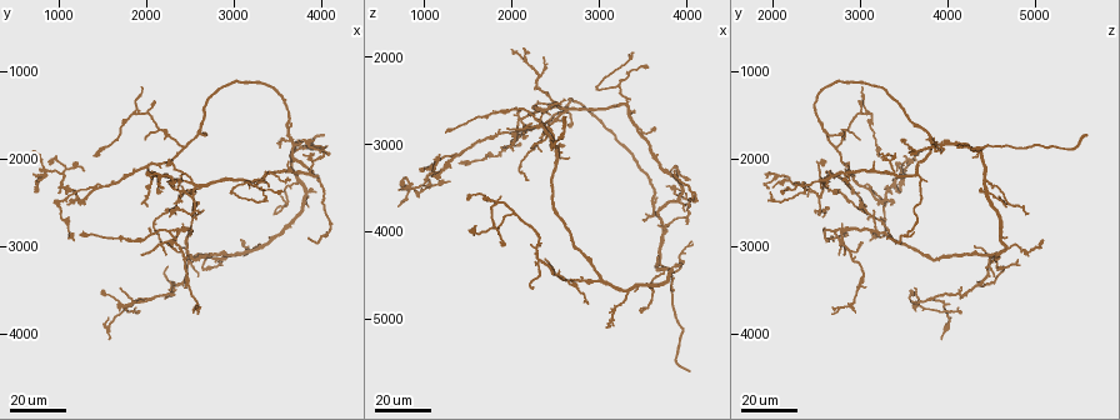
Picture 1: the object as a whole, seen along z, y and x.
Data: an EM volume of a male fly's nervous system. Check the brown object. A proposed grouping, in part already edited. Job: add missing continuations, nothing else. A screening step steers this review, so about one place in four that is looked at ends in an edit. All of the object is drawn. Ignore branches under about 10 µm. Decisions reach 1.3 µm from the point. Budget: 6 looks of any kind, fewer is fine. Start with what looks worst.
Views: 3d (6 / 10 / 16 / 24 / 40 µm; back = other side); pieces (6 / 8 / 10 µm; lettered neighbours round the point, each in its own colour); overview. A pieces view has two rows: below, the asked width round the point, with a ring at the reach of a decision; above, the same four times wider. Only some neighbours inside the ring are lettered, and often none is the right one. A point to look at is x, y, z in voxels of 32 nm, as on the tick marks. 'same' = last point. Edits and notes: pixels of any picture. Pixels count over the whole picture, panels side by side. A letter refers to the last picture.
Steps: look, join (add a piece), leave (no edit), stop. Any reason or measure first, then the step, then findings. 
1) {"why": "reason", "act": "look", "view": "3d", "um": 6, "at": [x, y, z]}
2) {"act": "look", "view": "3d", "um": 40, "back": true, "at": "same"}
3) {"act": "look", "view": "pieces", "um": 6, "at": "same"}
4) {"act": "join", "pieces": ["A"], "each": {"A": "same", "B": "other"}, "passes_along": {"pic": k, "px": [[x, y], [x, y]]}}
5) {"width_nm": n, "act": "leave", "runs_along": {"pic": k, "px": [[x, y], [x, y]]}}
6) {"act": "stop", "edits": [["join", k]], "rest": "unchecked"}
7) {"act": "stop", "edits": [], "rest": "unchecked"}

{"why": "free end", "act": "look", "view": "3d", "um": 24, "at": [3900, 2900, 3300]}

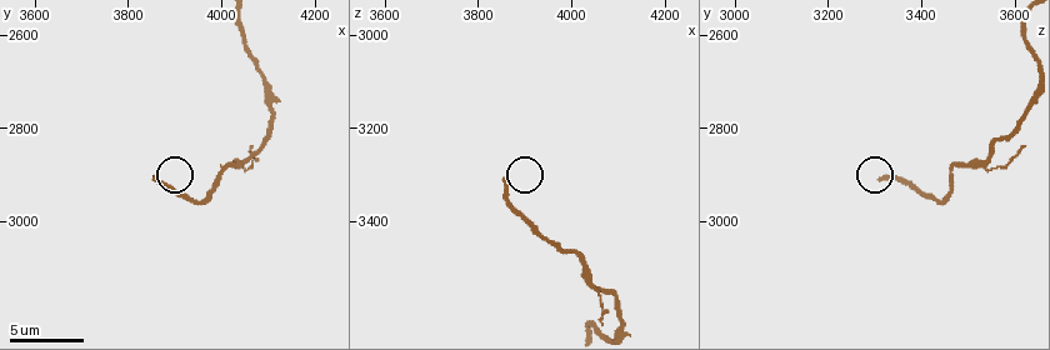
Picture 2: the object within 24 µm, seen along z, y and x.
{"act": "look", "view": "pieces", "um": 8, "at": [3860, 2910, 3315]}

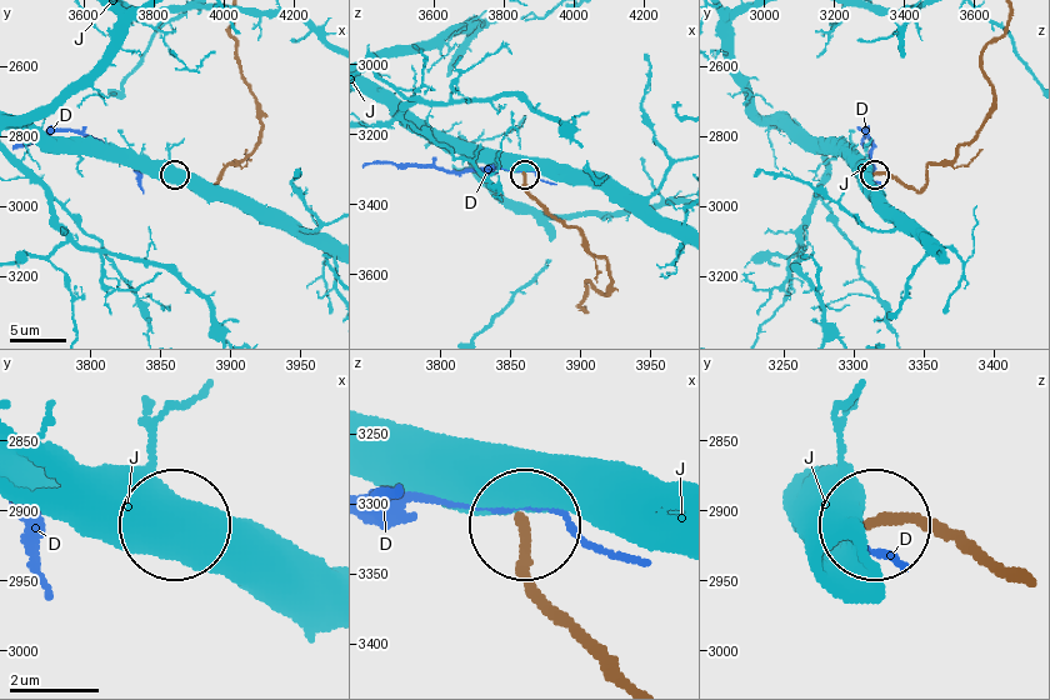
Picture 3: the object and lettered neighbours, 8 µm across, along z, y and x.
{"act": "leave", "each": {"D": "other", "J": "other"}, "runs_along": {"pic": 3, "px": [[600, 293], [611, 283], [609, 268], [528, 189], [525, 176]]}, "found": "no lettered piece goes on from it"}

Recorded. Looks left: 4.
{"why": "end of a long branch", "act": "look", "view": "3d", "um": 24, "at": [4000, 1750, 5600]}

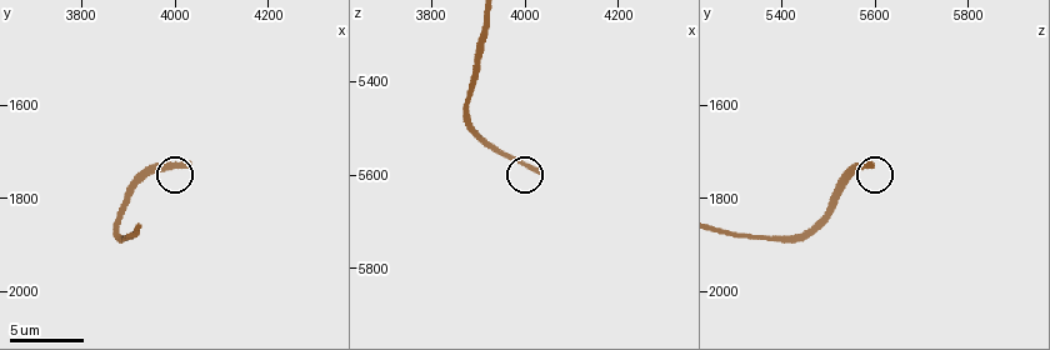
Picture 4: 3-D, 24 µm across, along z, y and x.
{"act": "look", "view": "pieces", "um": 10, "at": [4025, 1725, 5595]}

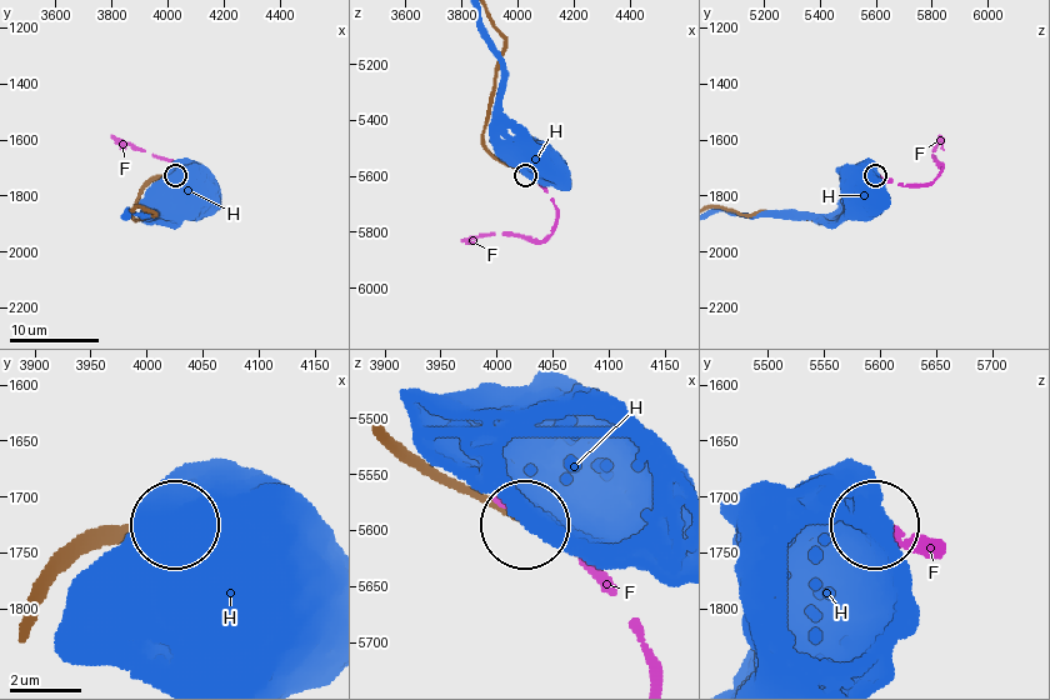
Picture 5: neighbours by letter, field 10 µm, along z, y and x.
{"act": "leave", "each": {"F": "other", "H": "other"}, "found": "none of them fits"}

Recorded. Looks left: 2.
{"why": "branch stops here", "act": "look", "view": "3d", "um": 24, "at": [2000, 3100, 2800]}

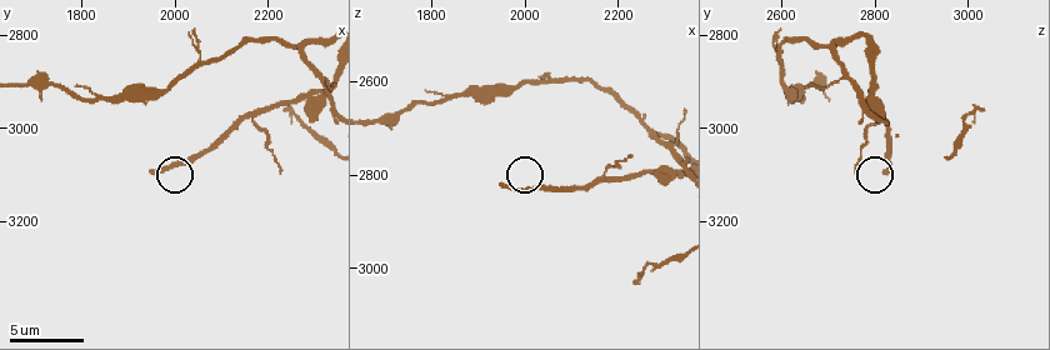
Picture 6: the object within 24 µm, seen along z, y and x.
{"act": "look", "view": "pieces", "um": 8, "at": [1955, 3095, 2825]}

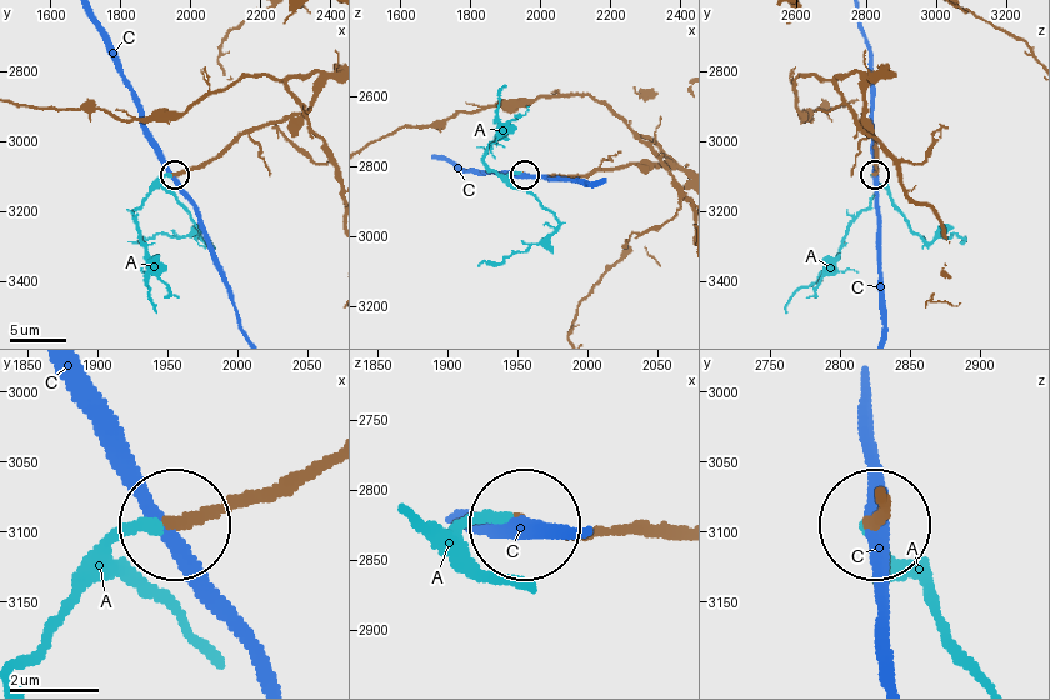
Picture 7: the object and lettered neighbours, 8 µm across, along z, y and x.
{"width_nm": 230, "act": "join", "pieces": ["A"], "each": {"A": "same", "C": "other"}, "passes_along": {"pic": 7, "px": [[634, 529], [481, 521], [470, 551], [504, 578]]}, "found": "the neuron continues"}

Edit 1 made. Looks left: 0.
{"act": "stop", "edits": [["join", 7]], "rest": "unchecked"}

